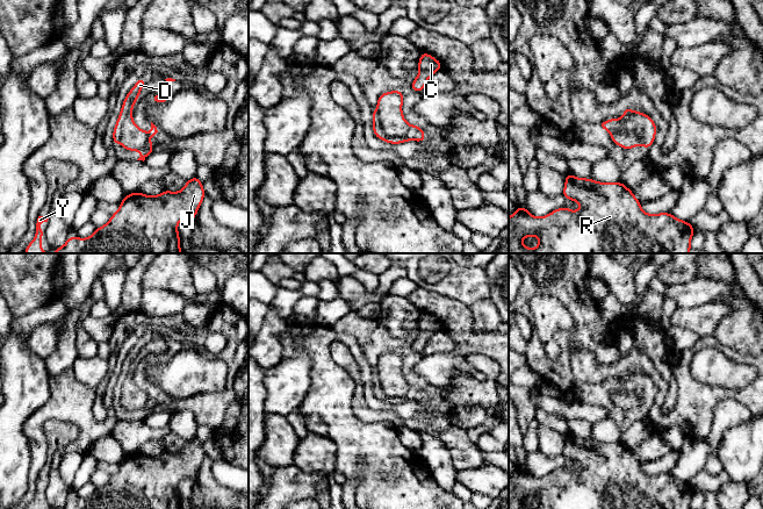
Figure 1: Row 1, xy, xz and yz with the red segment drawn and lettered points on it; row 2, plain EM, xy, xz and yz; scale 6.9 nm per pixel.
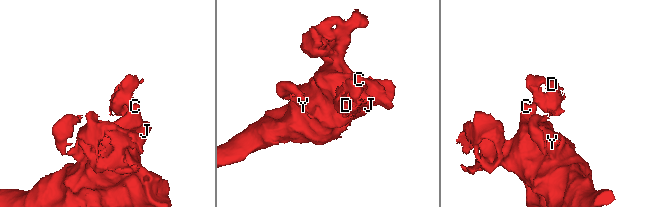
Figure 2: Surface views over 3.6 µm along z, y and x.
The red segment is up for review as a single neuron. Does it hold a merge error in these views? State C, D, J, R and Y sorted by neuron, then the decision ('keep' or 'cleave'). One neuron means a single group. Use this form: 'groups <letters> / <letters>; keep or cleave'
groups C J R Y / D; cleave

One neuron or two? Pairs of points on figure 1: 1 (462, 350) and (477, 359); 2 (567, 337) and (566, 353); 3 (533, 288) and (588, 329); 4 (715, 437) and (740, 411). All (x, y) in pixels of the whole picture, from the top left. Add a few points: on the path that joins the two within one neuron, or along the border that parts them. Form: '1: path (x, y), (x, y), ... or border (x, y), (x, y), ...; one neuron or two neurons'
1: border (463, 357), (470, 353), (483, 353), (496, 363); two neurons
2: path (567, 341), (566, 350); one neuron
3: path (549, 288), (560, 288), (584, 313); one neuron
4: path (719, 430), (733, 416); one neuron

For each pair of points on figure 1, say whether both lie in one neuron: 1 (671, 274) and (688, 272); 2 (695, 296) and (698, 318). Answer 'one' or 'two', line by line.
1: one
2: two

